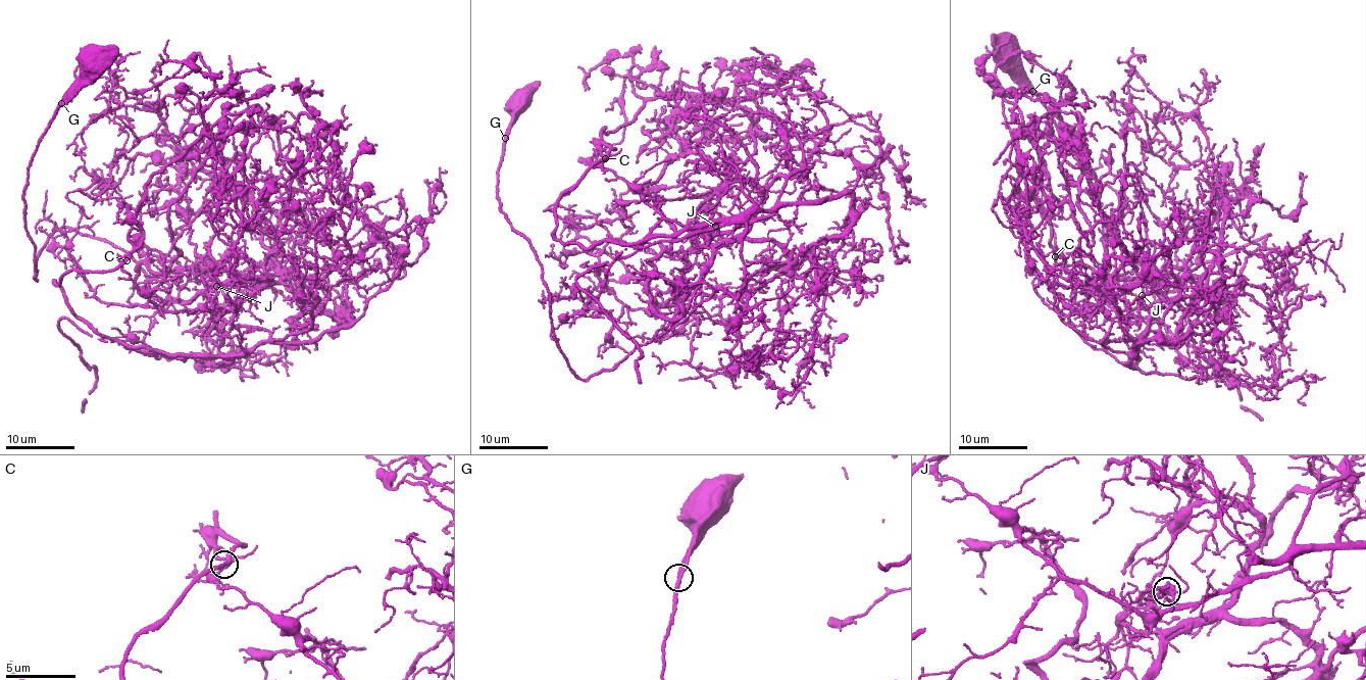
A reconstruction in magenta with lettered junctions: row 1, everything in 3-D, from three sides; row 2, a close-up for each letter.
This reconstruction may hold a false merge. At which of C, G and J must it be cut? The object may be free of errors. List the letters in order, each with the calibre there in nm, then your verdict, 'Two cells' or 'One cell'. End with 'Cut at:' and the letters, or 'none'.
C: Thickness 280 nm. One cell
G: Thickness 420 nm. One cell
J: Thickness 140 nm. Two cells
Cut at: J

